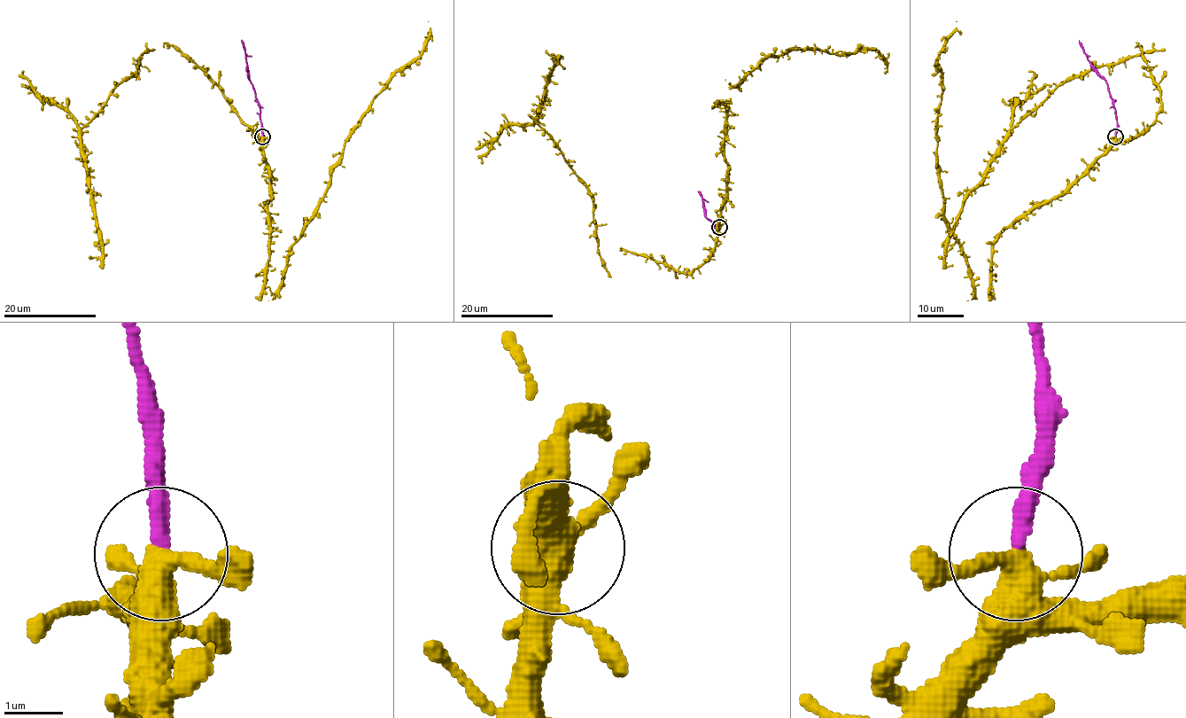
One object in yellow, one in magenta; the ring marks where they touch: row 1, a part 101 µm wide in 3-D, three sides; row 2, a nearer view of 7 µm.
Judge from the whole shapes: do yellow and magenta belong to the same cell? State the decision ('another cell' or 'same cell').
another cell

